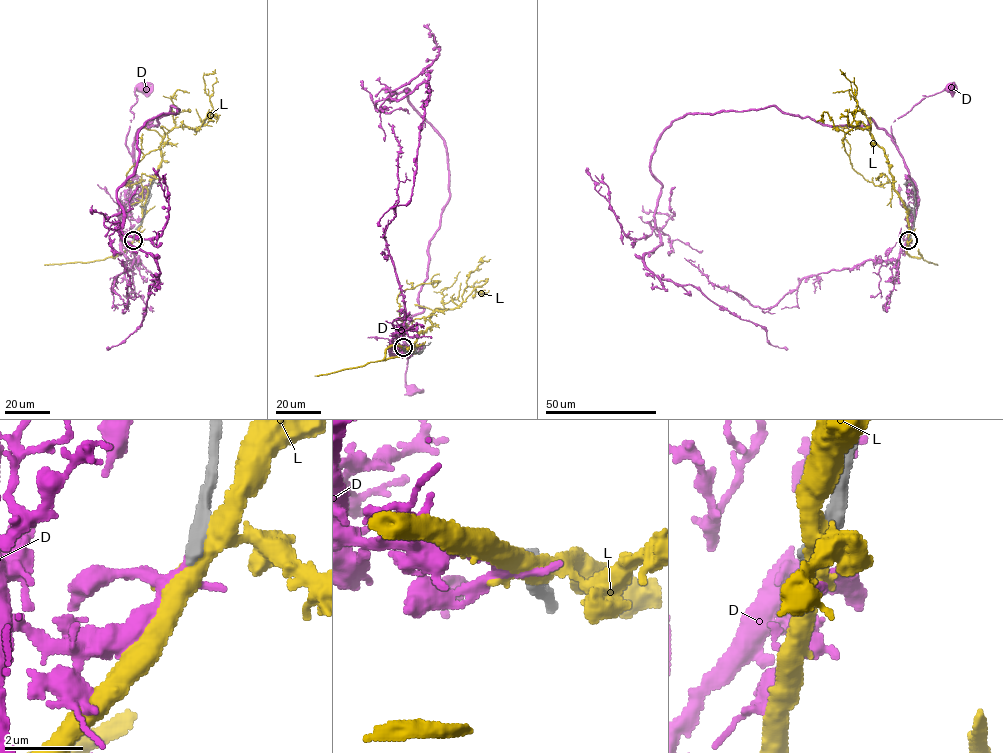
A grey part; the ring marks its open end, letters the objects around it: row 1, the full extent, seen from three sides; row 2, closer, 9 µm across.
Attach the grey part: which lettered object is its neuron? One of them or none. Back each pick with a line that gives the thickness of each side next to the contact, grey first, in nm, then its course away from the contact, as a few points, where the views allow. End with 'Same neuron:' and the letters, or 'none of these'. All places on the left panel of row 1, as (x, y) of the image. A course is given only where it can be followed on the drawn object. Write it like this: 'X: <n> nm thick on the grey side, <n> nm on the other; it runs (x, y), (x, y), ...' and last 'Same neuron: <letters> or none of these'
Same neuron: none of these

